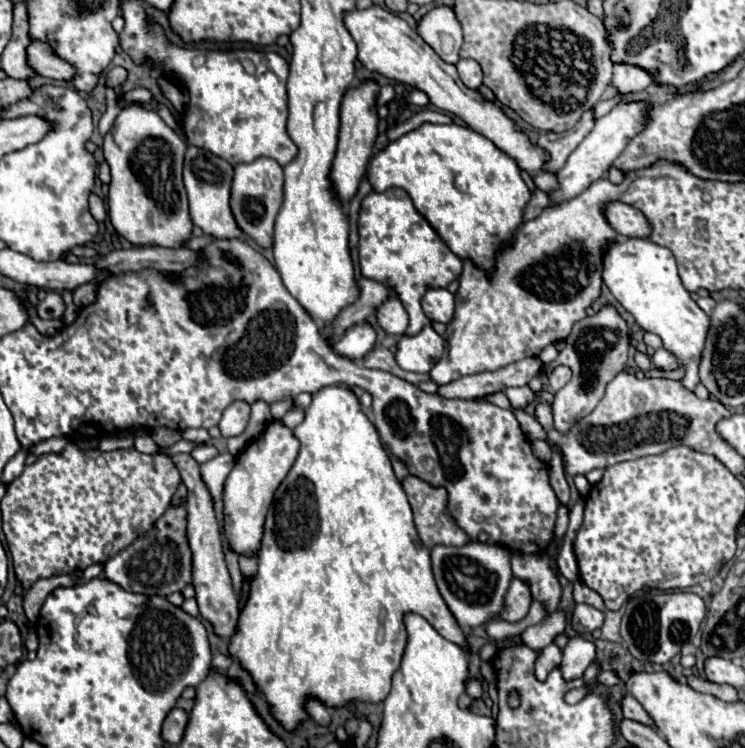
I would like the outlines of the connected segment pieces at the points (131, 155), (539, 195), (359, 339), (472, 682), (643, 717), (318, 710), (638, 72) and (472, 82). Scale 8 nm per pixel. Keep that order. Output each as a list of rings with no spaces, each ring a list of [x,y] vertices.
[[[130,106],[120,110],[110,132],[104,136],[104,158],[110,164],[112,180],[108,190],[108,214],[112,226],[120,236],[124,236],[134,246],[162,246],[162,248],[180,248],[192,240],[192,218],[188,210],[188,194],[182,180],[184,152],[188,144],[164,124],[164,120],[150,110],[140,106]]]
[[[536,190],[536,194],[532,196],[532,200],[528,202],[528,206],[526,206],[526,210],[524,210],[524,222],[536,218],[548,204],[550,204],[550,198],[548,198],[544,192]]]
[[[360,324],[356,328],[350,328],[332,348],[344,358],[350,360],[362,360],[374,346],[376,332],[368,324]]]
[[[468,678],[468,682],[466,682],[466,694],[468,694],[472,700],[480,700],[482,694],[484,694],[482,680],[478,680],[478,678]]]
[[[624,694],[620,698],[620,708],[622,708],[622,714],[624,718],[632,718],[632,720],[638,720],[642,724],[648,724],[648,726],[654,726],[650,716],[644,712],[644,708],[630,696],[630,694]]]
[[[308,700],[306,710],[308,710],[310,718],[312,718],[314,722],[318,722],[320,726],[328,726],[328,724],[330,724],[330,712],[328,712],[328,708],[326,708],[322,702],[318,702],[318,700]]]
[[[616,64],[614,66],[614,76],[612,84],[618,88],[622,94],[634,94],[642,90],[642,80],[652,80],[654,74],[648,70],[634,66],[634,64]]]
[[[464,58],[456,64],[458,68],[458,74],[460,74],[460,80],[468,86],[468,88],[480,88],[482,84],[482,68],[476,60],[470,60],[470,58]]]

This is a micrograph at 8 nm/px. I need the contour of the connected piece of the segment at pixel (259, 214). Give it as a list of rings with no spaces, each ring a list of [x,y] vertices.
[[[258,158],[250,164],[234,166],[234,182],[232,182],[232,212],[240,228],[252,236],[260,246],[268,246],[272,242],[274,220],[284,202],[284,174],[282,166],[272,158]]]

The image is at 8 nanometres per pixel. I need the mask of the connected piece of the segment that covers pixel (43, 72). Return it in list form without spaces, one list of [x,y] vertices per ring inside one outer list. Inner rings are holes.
[[[40,42],[38,46],[34,44],[28,52],[28,62],[32,64],[32,68],[36,68],[40,76],[54,78],[58,82],[72,82],[78,76],[76,68],[60,58],[48,42]]]

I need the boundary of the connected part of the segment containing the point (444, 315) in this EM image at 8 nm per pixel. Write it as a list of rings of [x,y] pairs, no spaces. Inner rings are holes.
[[[438,288],[438,290],[428,290],[422,298],[422,308],[426,312],[426,316],[432,320],[432,322],[442,322],[442,324],[448,324],[452,322],[454,318],[454,308],[456,308],[456,302],[454,302],[454,296],[444,290],[444,288]]]

